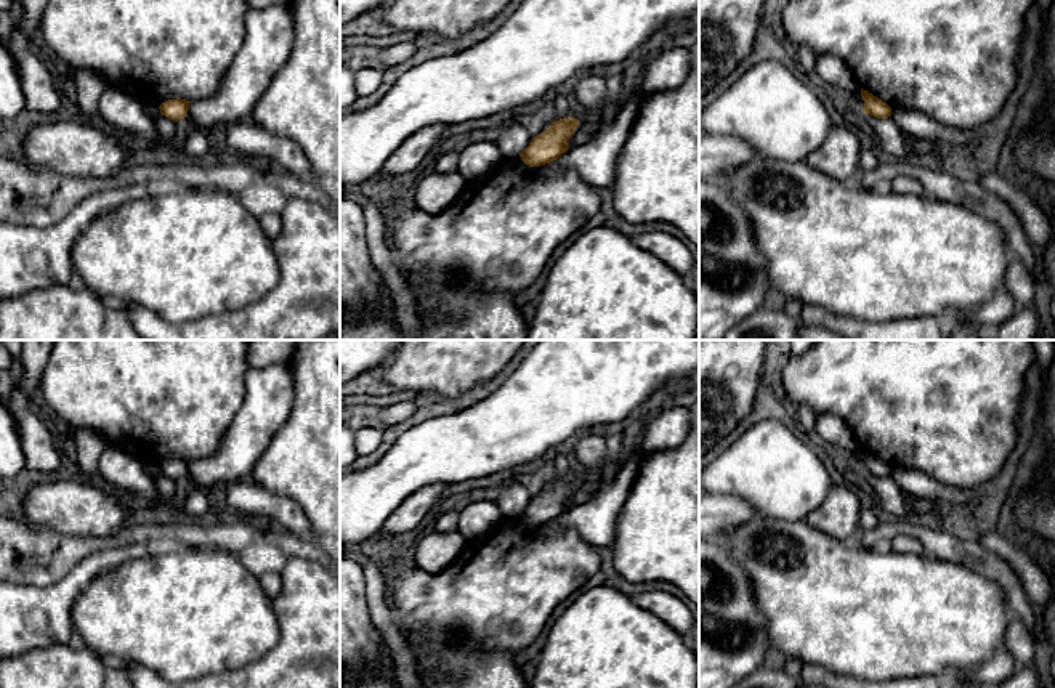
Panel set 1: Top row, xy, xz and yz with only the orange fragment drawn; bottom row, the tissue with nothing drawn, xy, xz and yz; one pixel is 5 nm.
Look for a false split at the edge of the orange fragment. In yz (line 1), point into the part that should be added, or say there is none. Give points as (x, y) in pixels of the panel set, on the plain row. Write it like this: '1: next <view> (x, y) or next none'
1: next none

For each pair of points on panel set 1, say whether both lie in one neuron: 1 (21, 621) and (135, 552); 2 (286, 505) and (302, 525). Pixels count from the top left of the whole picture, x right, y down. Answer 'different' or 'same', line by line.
1: same
2: same

